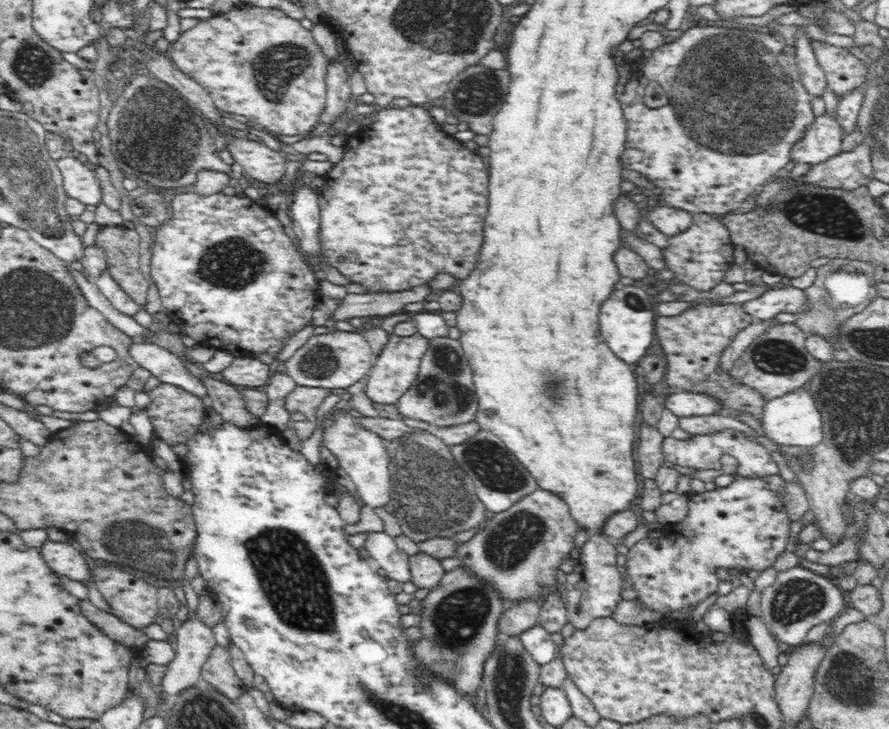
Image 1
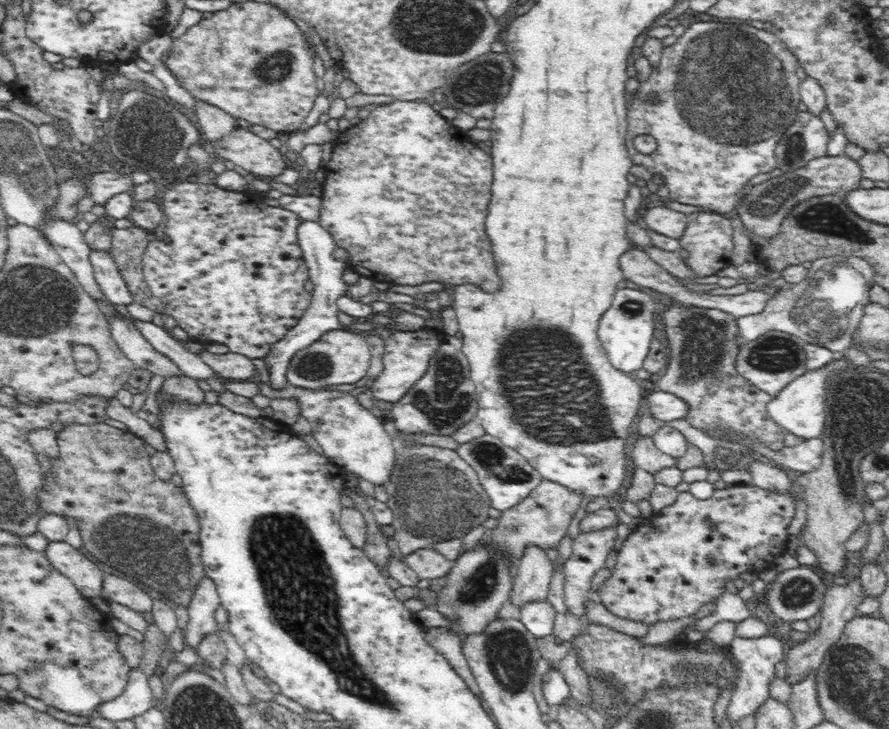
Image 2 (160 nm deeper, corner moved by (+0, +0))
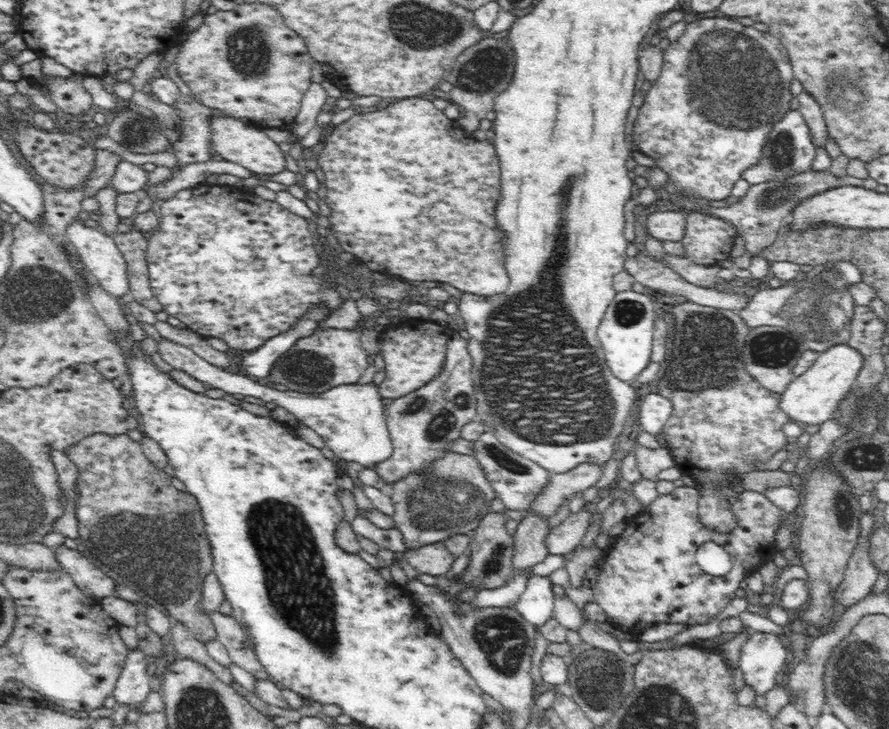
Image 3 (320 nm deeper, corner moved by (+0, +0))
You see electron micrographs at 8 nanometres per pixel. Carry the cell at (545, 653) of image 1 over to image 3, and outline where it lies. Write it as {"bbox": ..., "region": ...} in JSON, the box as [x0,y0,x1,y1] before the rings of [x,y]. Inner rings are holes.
{"bbox":[517,575,555,627],"region":[[[534,575],[523,586],[517,611],[534,627],[542,626],[555,612],[553,584],[546,576]]]}

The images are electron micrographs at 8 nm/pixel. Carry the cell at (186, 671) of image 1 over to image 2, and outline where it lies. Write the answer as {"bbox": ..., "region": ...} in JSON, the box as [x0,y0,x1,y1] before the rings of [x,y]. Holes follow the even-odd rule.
{"bbox":[183,577,221,650],"region":[[[203,577],[195,586],[189,605],[188,626],[183,630],[185,642],[197,650],[199,642],[205,634],[218,630],[219,624],[214,618],[221,600],[216,585],[207,577]]]}

